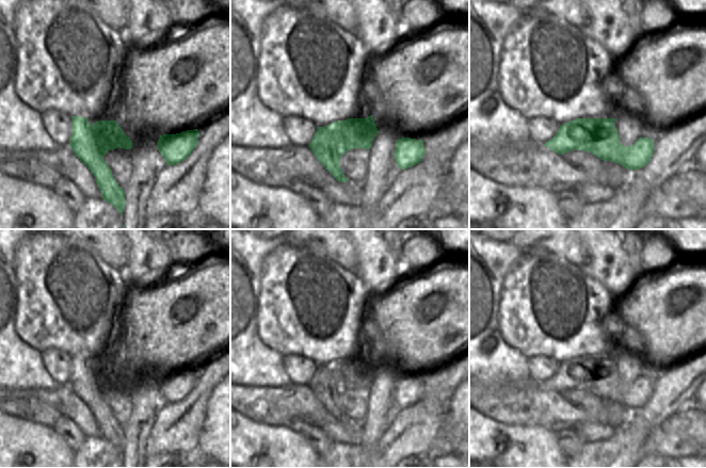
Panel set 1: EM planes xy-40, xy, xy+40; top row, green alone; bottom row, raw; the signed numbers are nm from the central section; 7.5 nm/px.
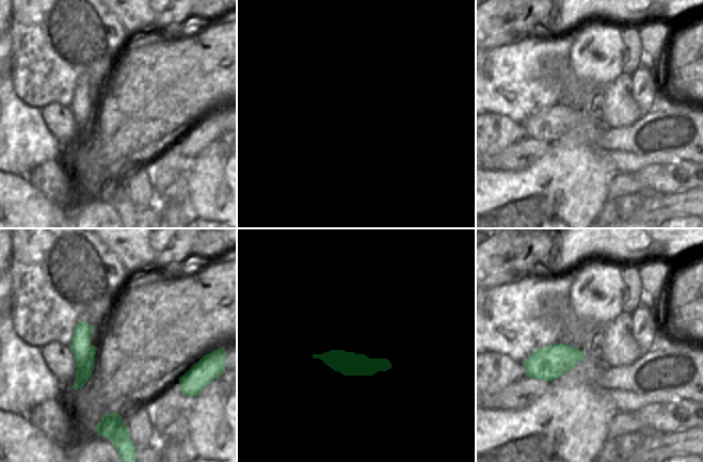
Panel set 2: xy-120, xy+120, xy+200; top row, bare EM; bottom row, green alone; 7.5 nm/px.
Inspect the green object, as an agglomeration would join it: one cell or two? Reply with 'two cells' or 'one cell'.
two cells

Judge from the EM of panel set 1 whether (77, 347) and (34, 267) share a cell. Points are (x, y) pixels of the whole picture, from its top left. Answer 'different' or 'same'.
same

